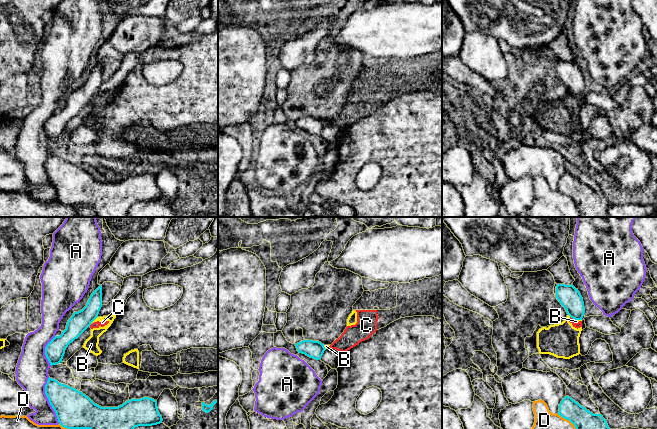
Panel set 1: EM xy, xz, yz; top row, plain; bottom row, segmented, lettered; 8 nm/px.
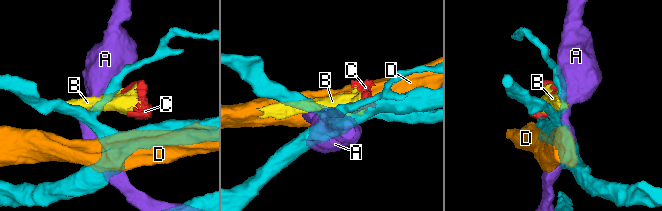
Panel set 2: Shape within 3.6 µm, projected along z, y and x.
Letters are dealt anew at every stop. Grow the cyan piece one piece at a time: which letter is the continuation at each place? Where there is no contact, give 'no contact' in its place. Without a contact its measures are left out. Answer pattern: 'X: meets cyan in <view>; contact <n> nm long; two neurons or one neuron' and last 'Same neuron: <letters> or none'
A: meets cyan in xy; contact 380 nm long; two neurons
B: meets cyan in xy; contact 90 nm long; two neurons
C: meets cyan in yz; contact 40 nm long; two neurons
D: meets cyan in xy; contact 340 nm long; two neurons
Same neuron: none

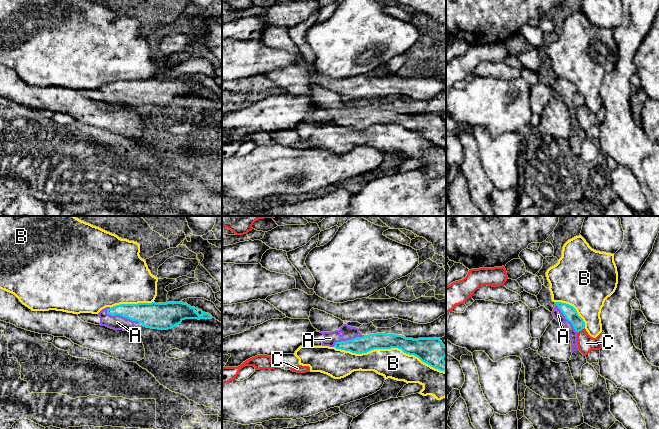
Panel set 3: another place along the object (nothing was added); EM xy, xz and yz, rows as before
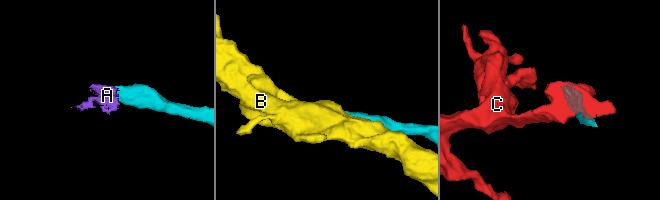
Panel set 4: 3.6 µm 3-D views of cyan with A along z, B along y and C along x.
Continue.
A: meets cyan in xy; contact 280 nm long; one neuron
B: meets cyan in xz; contact 900 nm long; two neurons
C: meets cyan in yz; contact 80 nm long; two neurons
Same neuron: A

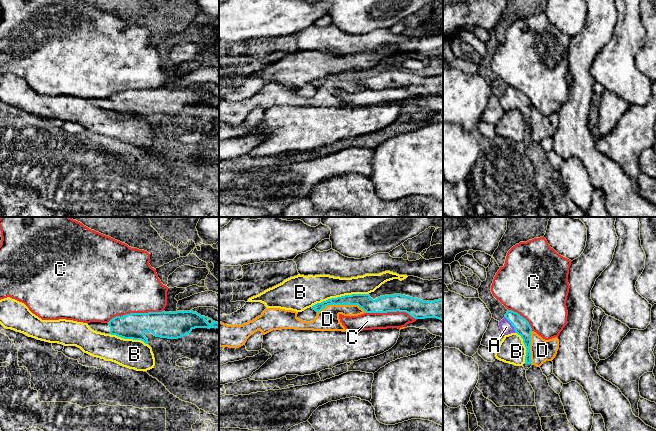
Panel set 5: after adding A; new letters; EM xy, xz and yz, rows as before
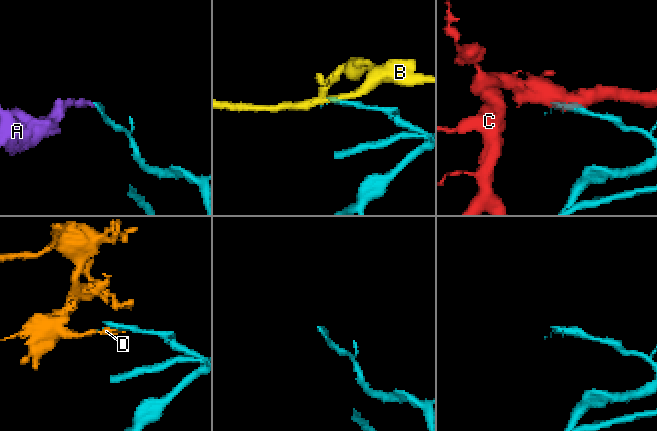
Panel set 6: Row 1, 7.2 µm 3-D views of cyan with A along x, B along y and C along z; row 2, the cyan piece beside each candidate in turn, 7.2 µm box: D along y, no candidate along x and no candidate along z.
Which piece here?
A: meets cyan in yz; contact 160 nm long; one neuron
B: meets cyan in xz; contact 480 nm long; two neurons
C: meets cyan in xy; contact 460 nm long; two neurons
D: meets cyan in xz; contact 400 nm long; two neurons
Same neuron: A

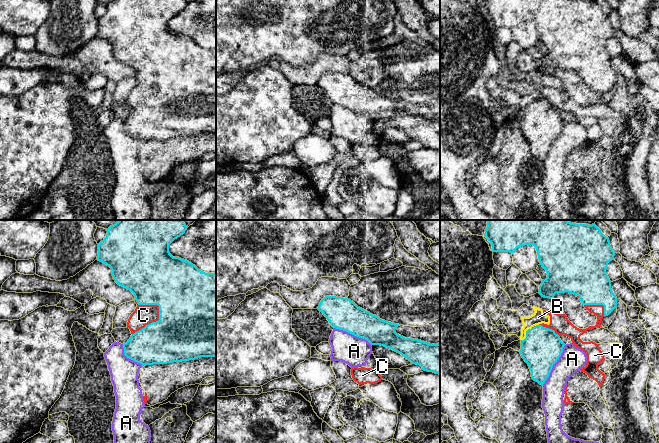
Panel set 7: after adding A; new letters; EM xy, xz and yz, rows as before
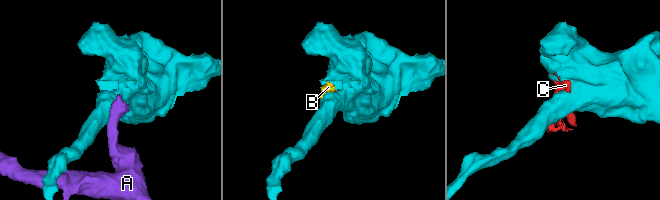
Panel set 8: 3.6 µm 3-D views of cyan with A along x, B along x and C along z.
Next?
A: meets cyan in yz; contact 380 nm long; two neurons
B: meets cyan in yz; contact 140 nm long; one neuron
C: meets cyan in xy; contact 320 nm long; two neurons
Same neuron: B

